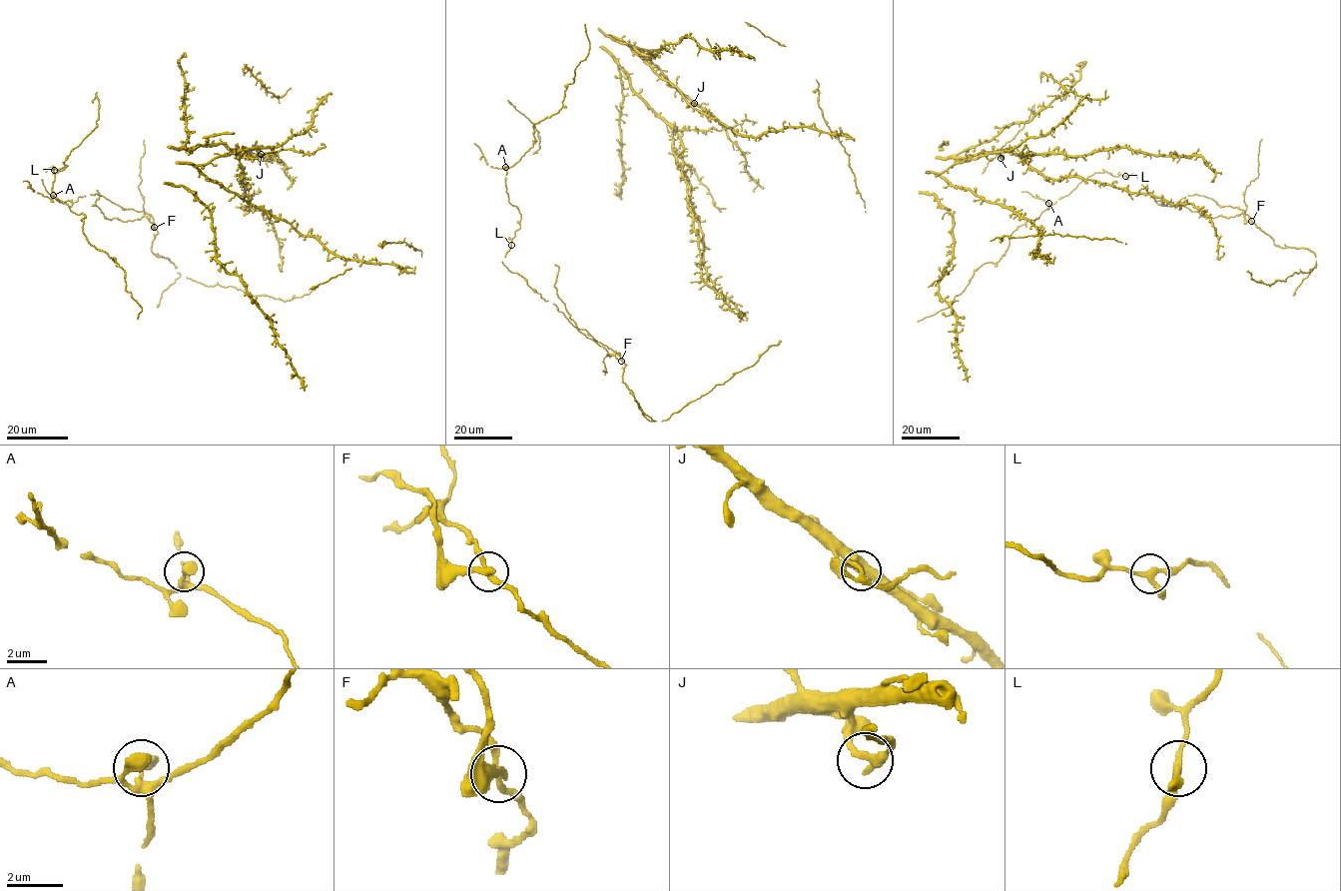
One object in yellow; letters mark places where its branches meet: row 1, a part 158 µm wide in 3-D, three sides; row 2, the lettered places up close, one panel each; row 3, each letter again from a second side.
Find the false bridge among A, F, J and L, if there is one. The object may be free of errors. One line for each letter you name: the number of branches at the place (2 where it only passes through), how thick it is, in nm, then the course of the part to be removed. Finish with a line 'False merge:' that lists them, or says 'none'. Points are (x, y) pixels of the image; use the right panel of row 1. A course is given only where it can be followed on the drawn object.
F: 3 branches meet; 240 nm thick; foreign part runs (1251, 221), (1274, 244), (1308, 248), (1316, 265), (1271, 285), (1255, 282), (1246, 271)
False merge: F

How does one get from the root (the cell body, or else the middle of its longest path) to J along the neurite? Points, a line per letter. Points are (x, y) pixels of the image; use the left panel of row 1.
J: (282, 272), (274, 226), (262, 211), (248, 209), (240, 160), (293, 149), (292, 139), (263, 147), (261, 154)

